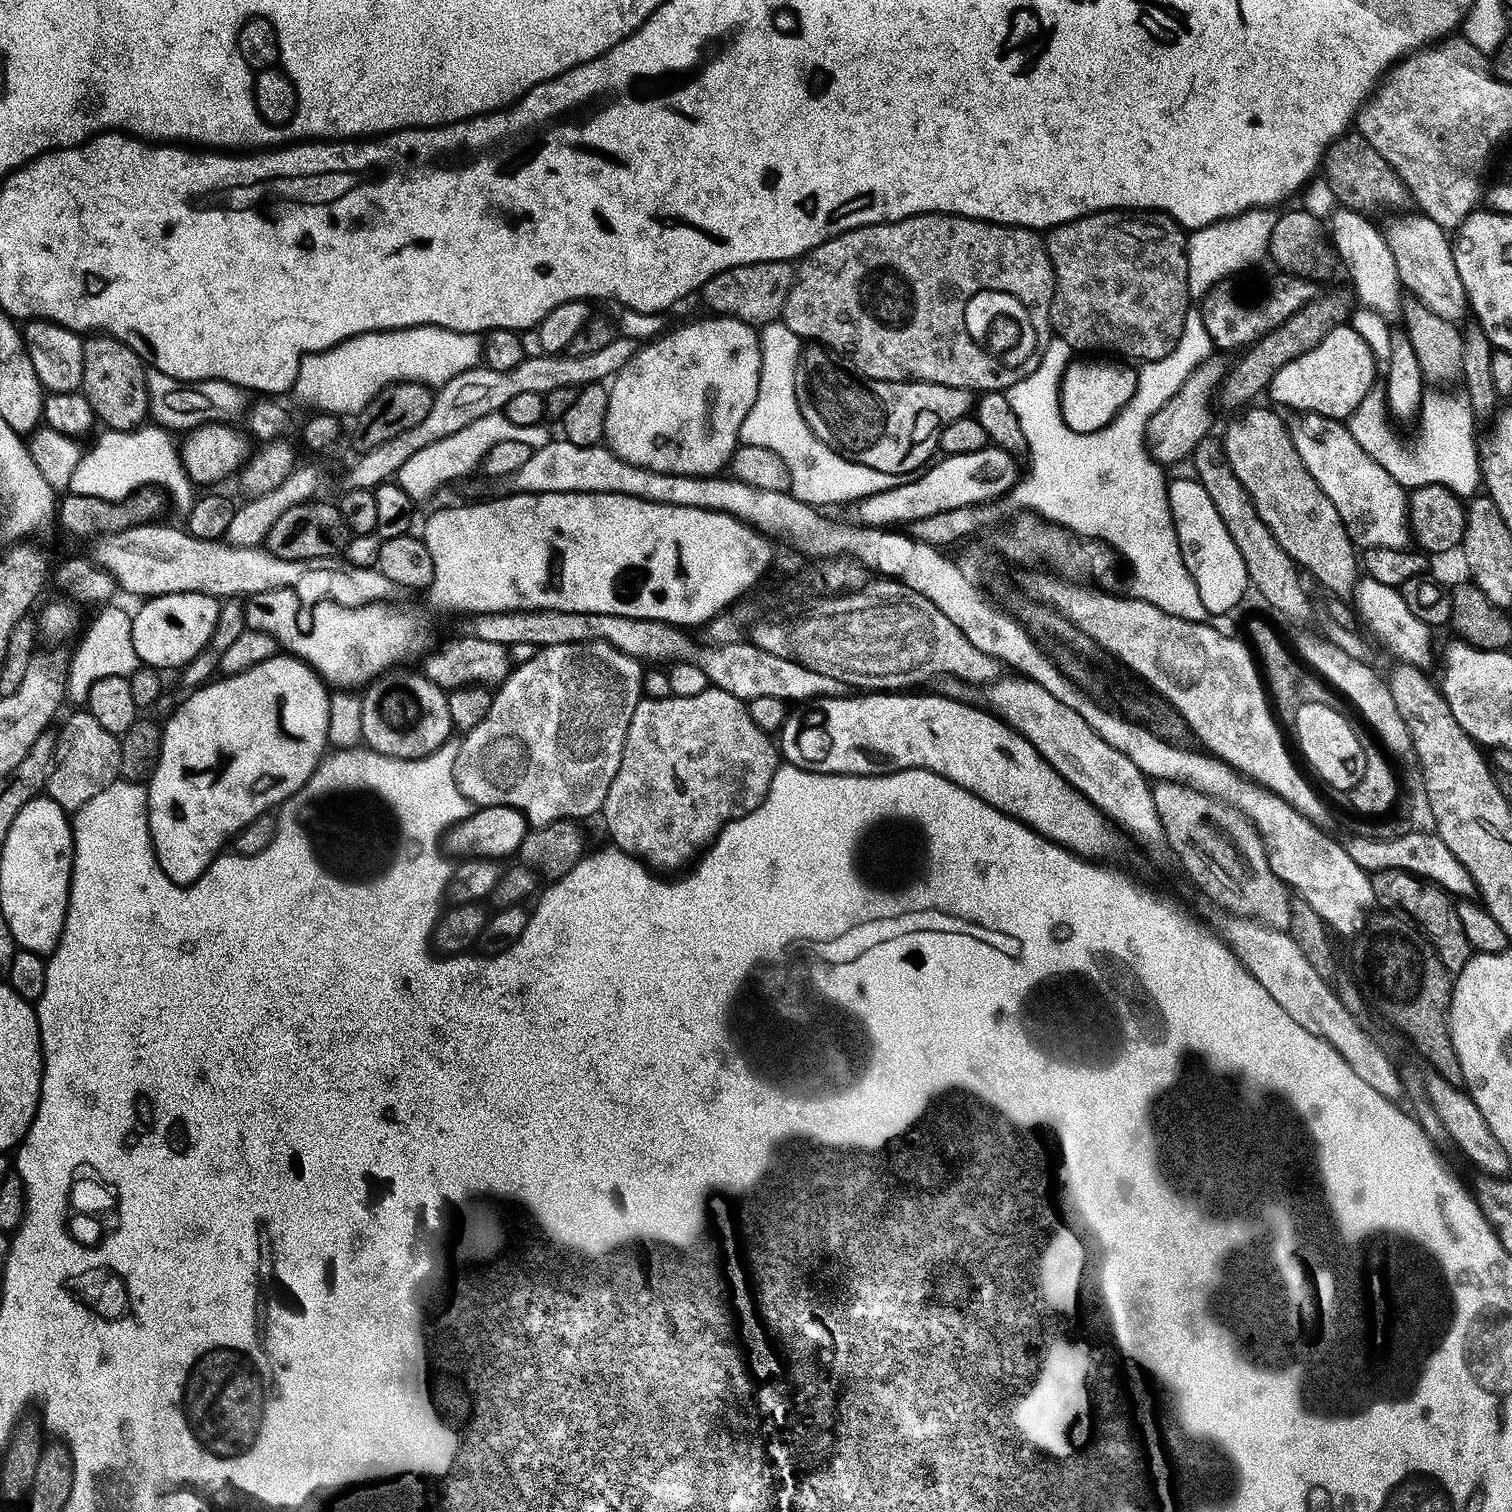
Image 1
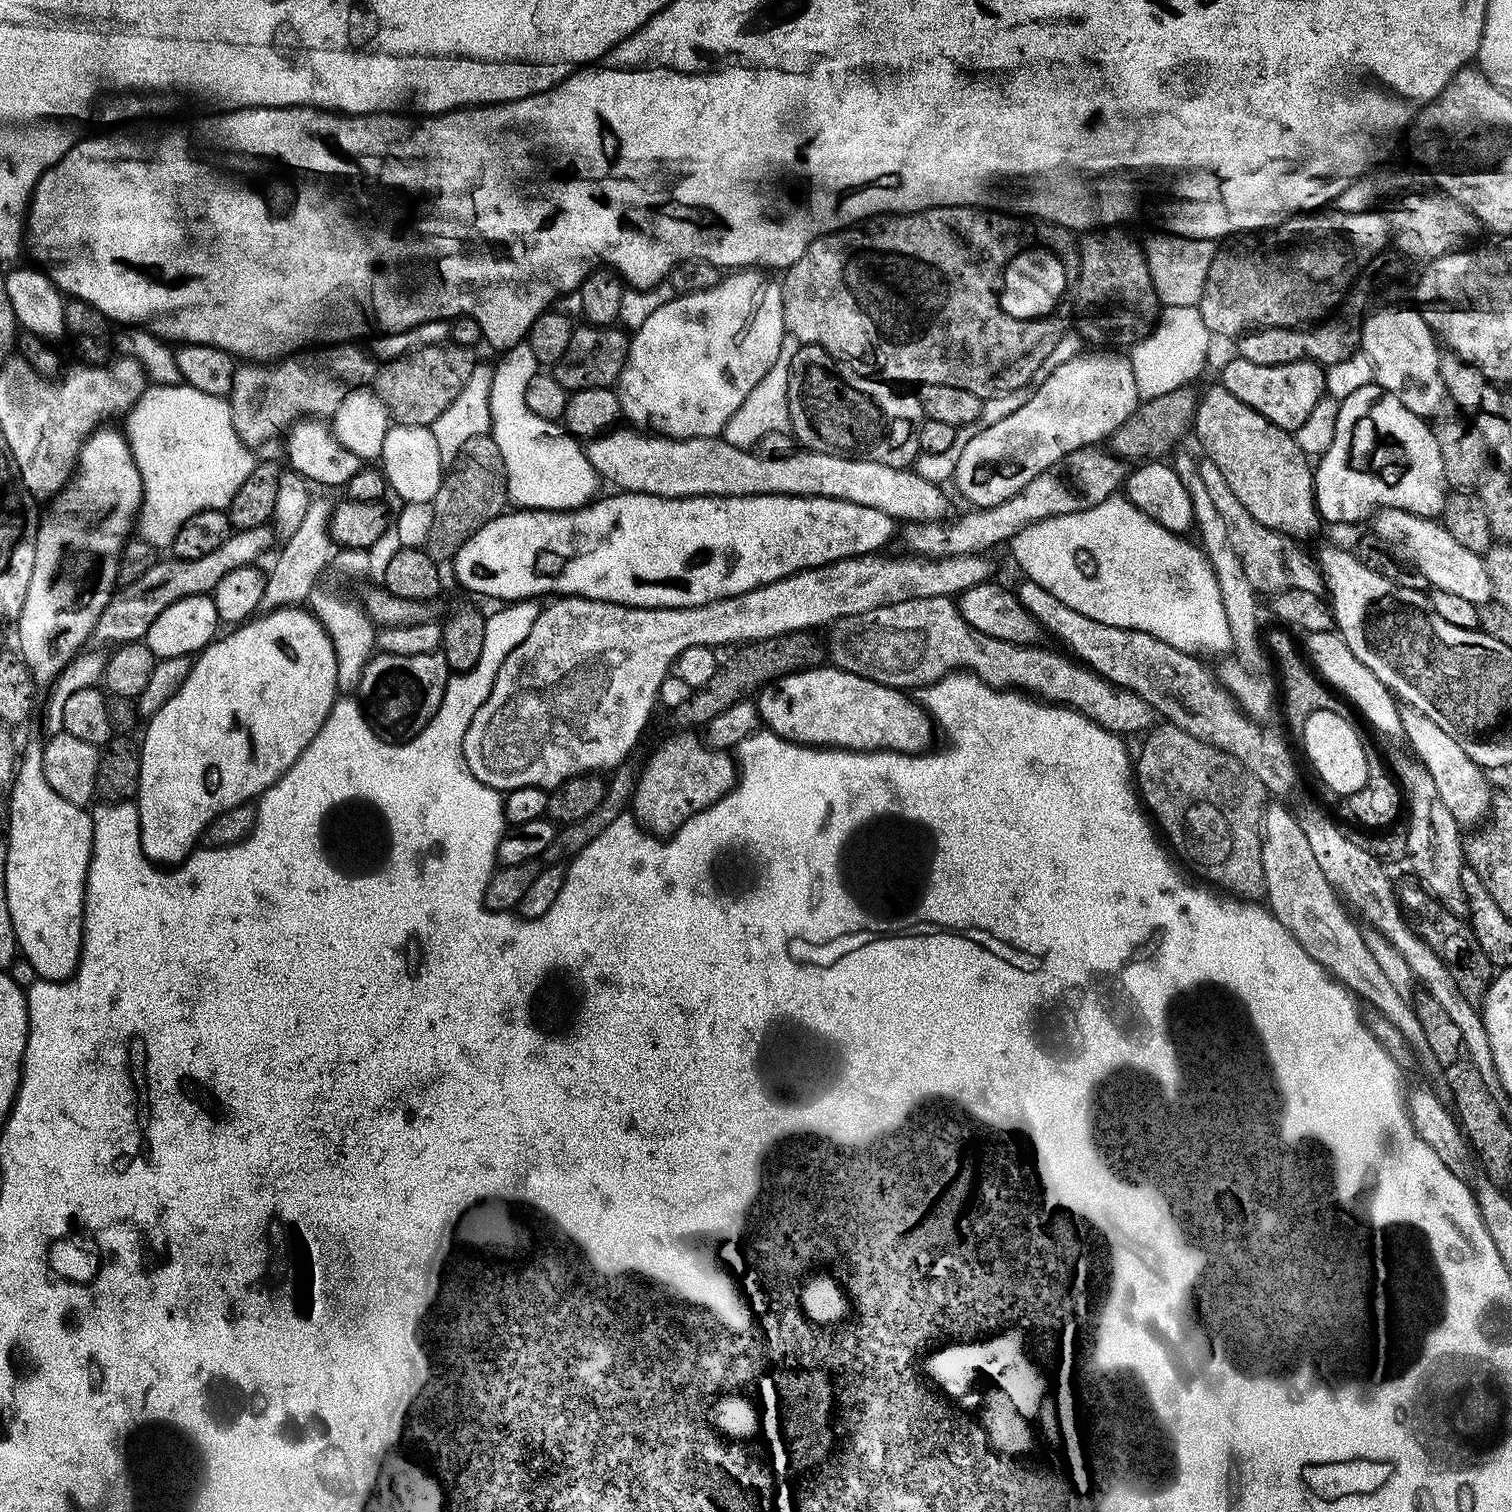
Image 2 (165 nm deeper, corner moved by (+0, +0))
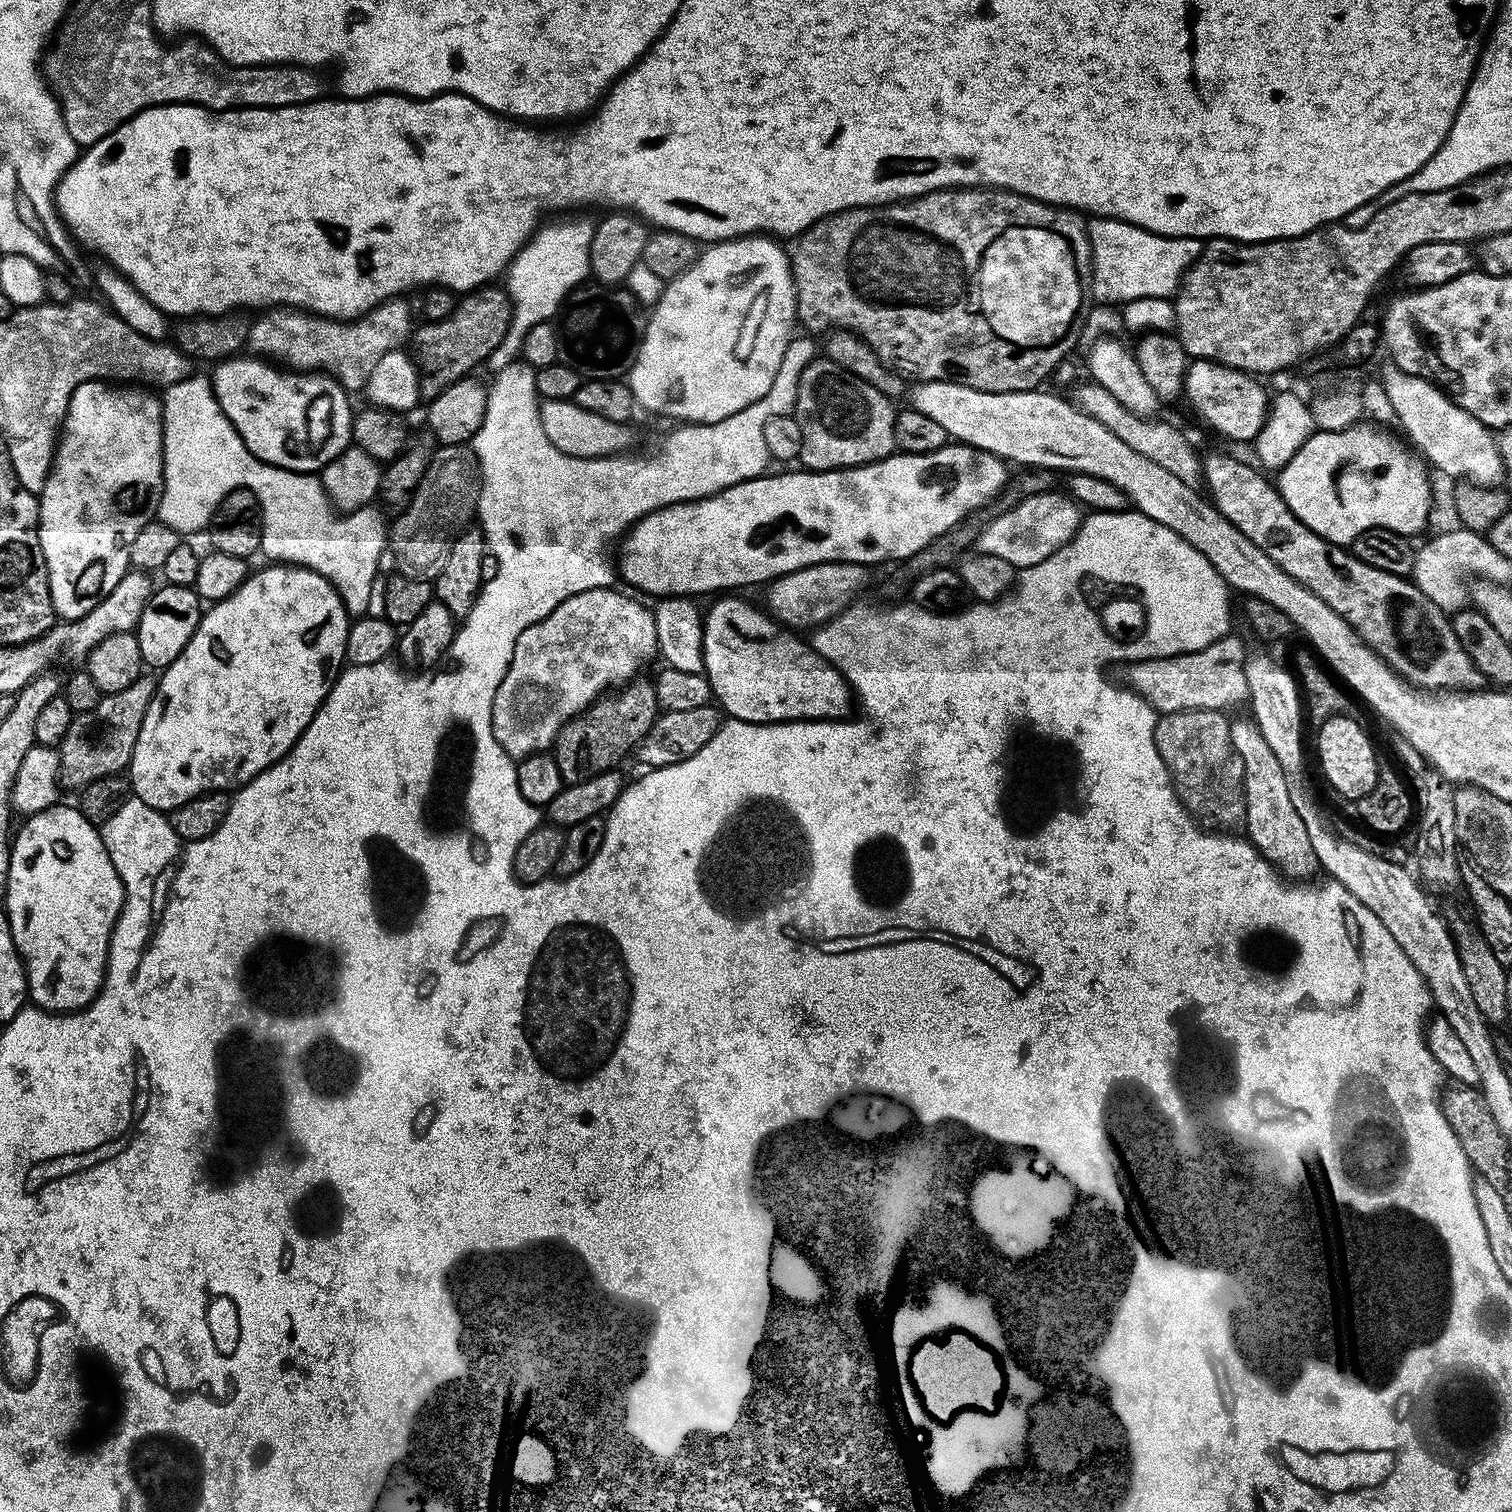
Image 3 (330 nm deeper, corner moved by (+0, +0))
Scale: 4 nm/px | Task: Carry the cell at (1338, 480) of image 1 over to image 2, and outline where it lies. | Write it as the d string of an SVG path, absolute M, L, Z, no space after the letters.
M1381 508L1371 517L1371 524L1371 531L1375 535L1392 540L1404 549L1414 566L1418 566L1418 570L1426 574L1432 588L1458 594L1461 598L1466 598L1466 602L1474 602L1477 606L1493 599L1492 583L1484 565L1484 556L1466 550L1466 546L1456 541L1439 519L1415 516L1397 508Z

